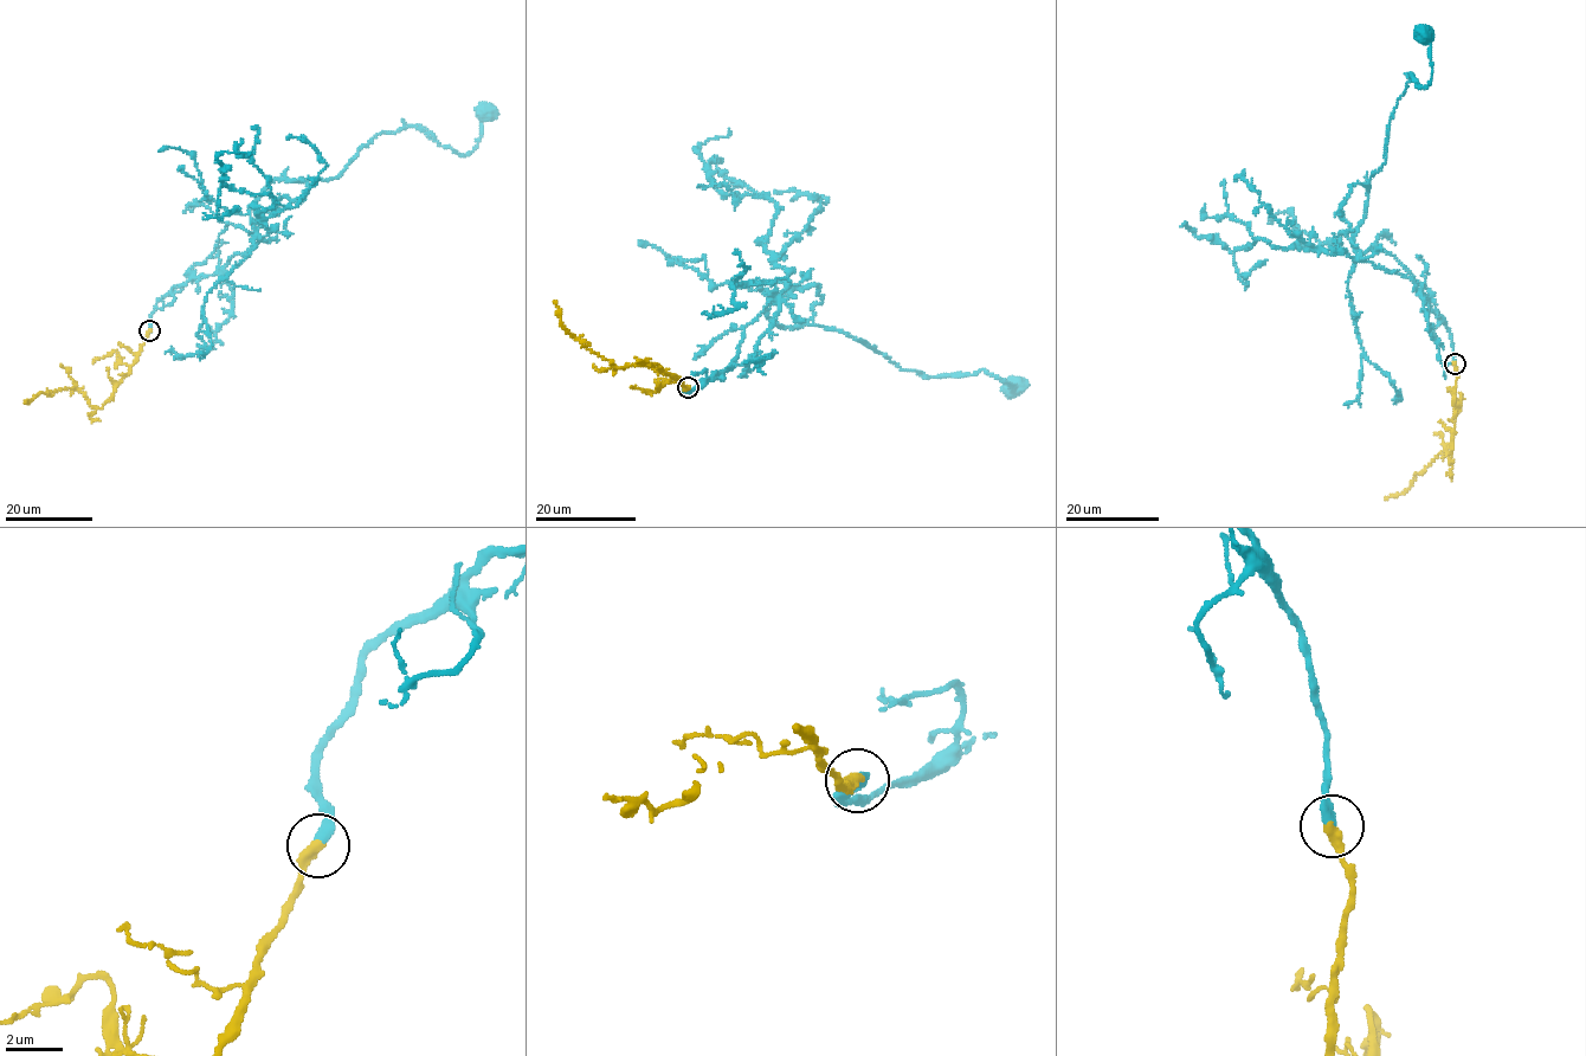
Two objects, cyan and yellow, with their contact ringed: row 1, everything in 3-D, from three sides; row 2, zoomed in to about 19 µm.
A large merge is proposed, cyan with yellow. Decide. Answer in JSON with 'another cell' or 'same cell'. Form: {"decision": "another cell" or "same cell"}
{"decision": "same cell"}

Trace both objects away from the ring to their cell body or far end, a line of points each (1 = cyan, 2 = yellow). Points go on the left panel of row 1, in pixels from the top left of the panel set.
1: (149, 332), (159, 300), (256, 243), (253, 203), (272, 181), (334, 178), (406, 126), (468, 154), (484, 111)
2: (149, 332), (137, 360), (101, 407), (92, 406), (73, 387), (40, 392), (25, 400)

